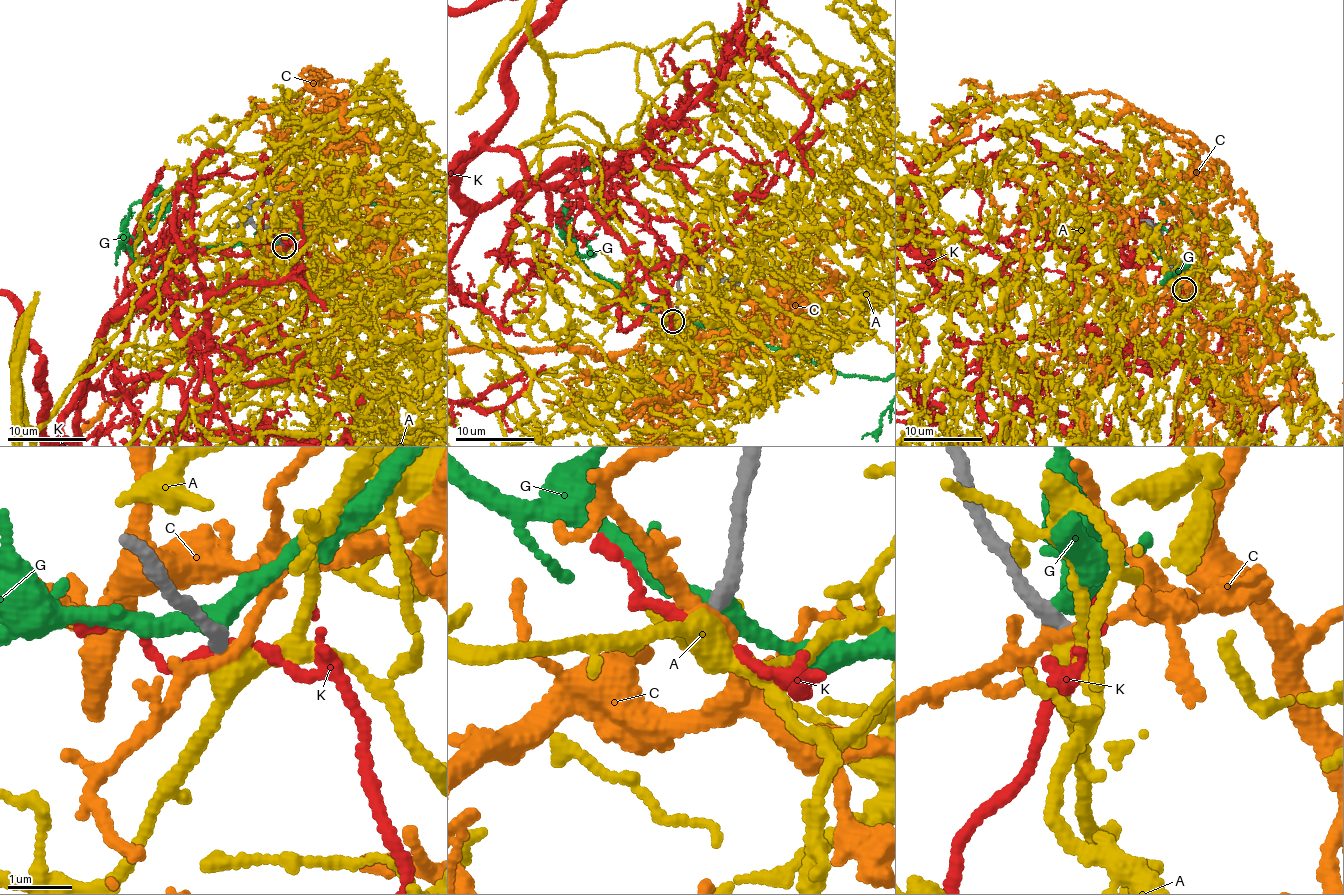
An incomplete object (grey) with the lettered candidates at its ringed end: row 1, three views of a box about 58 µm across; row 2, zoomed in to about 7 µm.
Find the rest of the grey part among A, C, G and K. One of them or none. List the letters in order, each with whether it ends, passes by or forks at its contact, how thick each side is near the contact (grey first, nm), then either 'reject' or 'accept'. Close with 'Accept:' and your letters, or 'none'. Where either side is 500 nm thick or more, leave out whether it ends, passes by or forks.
A: it passes by | 220/380 nm | accept
C: it passes by | 220/200 nm | reject
G: it passes by | 240/300 nm | reject
K: it passes by | 200/200 nm | reject
Accept: A

